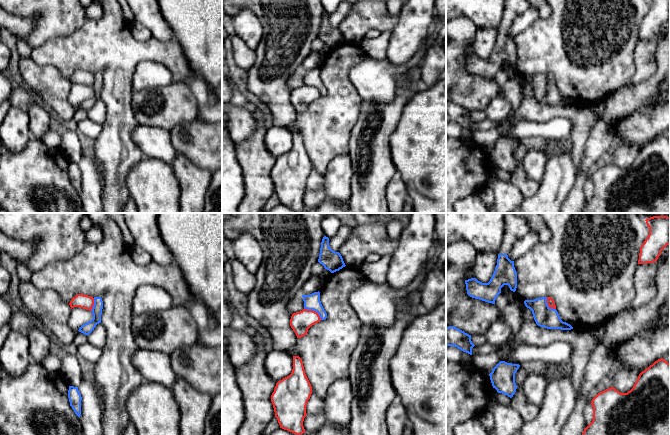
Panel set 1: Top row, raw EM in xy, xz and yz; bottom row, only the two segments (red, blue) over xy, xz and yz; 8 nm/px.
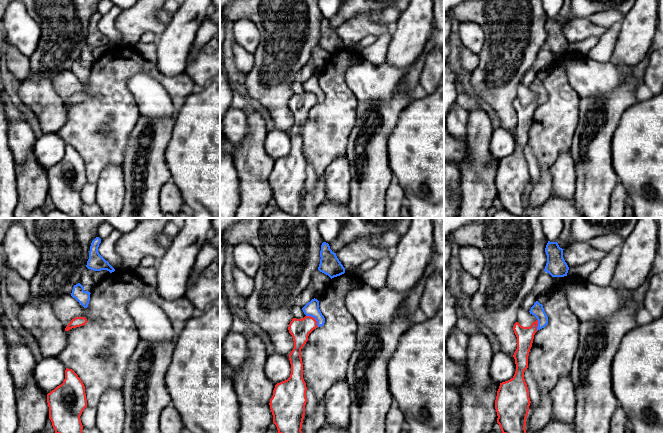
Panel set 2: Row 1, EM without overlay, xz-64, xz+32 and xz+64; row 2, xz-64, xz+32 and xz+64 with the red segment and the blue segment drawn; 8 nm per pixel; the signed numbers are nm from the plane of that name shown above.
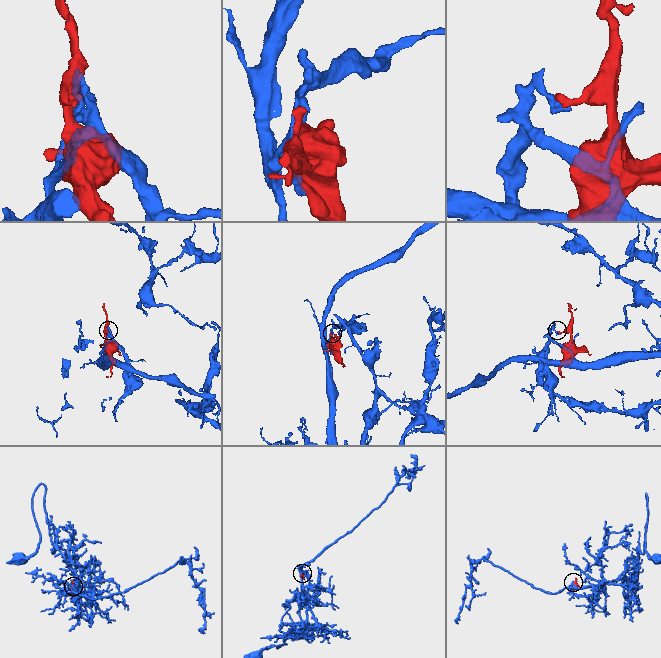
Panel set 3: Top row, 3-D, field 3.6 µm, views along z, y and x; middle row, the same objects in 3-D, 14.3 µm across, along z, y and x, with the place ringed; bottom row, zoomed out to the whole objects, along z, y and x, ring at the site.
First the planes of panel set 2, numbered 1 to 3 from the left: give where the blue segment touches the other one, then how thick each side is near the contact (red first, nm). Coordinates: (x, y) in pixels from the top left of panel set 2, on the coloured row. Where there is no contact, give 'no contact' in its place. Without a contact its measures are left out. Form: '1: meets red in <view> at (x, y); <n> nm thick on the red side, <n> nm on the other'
1: no contact
2: meets red in xz+32 at (314, 319); 160 nm thick on the red side, 110 nm on the other
3: meets red in xz+64 at (537, 325); 140 nm thick on the red side, 100 nm on the other

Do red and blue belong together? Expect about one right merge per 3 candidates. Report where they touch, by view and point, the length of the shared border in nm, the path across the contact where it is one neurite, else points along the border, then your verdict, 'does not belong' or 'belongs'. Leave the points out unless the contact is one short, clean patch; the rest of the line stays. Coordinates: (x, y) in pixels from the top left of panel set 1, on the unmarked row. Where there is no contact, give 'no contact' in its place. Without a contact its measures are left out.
meets red in xz at (314, 87); contact 170 nm long; does not belong

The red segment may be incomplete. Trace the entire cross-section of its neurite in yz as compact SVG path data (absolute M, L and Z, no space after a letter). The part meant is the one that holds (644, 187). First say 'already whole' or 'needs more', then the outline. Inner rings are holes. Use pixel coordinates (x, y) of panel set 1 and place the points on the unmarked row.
already whole | M663 134L658 135L639 150L630 167L621 169L611 163L598 169L591 180L593 196L582 213L670 213L670 140Z

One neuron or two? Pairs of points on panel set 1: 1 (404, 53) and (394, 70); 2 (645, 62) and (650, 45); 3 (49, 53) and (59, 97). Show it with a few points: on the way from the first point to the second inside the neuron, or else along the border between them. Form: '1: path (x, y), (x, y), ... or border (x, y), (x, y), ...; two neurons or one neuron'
1: border (386, 58), (394, 64), (405, 65); two neurons
2: path (645, 58), (646, 49); one neuron
3: border (30, 56), (39, 64), (53, 65), (67, 79); two neurons

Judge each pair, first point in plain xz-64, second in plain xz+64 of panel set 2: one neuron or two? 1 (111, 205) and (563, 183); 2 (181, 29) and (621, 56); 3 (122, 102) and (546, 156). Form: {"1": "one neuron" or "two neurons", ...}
{"1": "one neuron", "2": "one neuron", "3": "one neuron"}

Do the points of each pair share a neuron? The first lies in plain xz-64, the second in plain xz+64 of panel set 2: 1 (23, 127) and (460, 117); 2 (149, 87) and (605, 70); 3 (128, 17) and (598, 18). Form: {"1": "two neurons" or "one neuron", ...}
{"1": "one neuron", "2": "one neuron", "3": "two neurons"}

